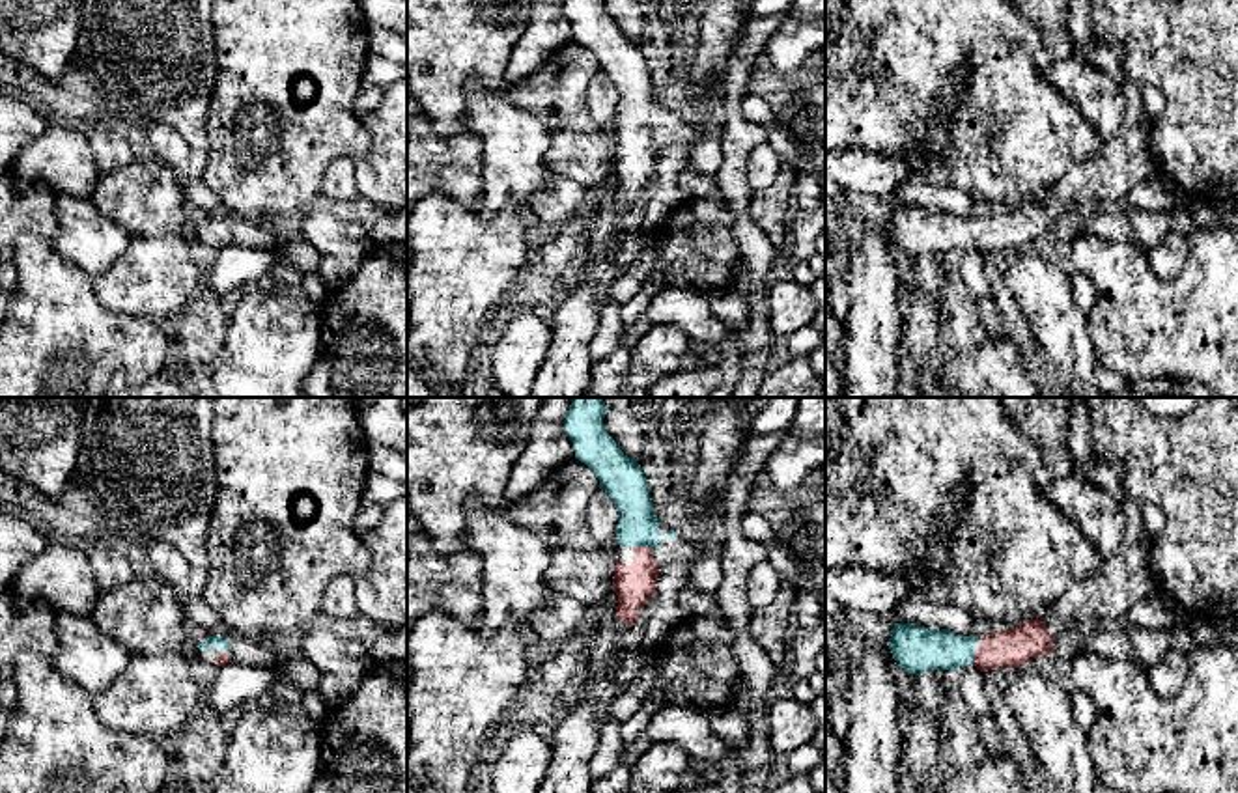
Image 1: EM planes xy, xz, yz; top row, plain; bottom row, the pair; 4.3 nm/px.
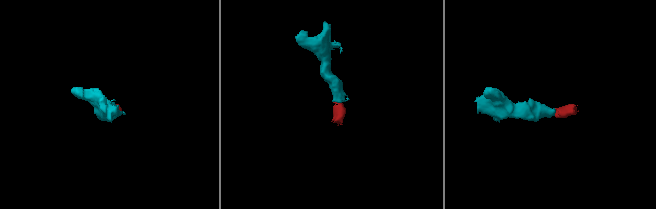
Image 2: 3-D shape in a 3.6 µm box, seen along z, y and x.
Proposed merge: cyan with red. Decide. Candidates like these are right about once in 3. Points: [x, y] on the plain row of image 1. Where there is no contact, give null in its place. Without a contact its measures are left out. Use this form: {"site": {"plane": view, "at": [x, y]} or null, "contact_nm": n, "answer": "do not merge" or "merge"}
{"site": {"plane": "yz", "at": [973, 236]}, "contact_nm": 100, "answer": "merge"}

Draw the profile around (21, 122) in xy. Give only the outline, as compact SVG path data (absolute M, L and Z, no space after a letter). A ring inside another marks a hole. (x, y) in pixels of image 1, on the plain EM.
M0 91L0 174L13 168L19 153L49 127L43 108Z

